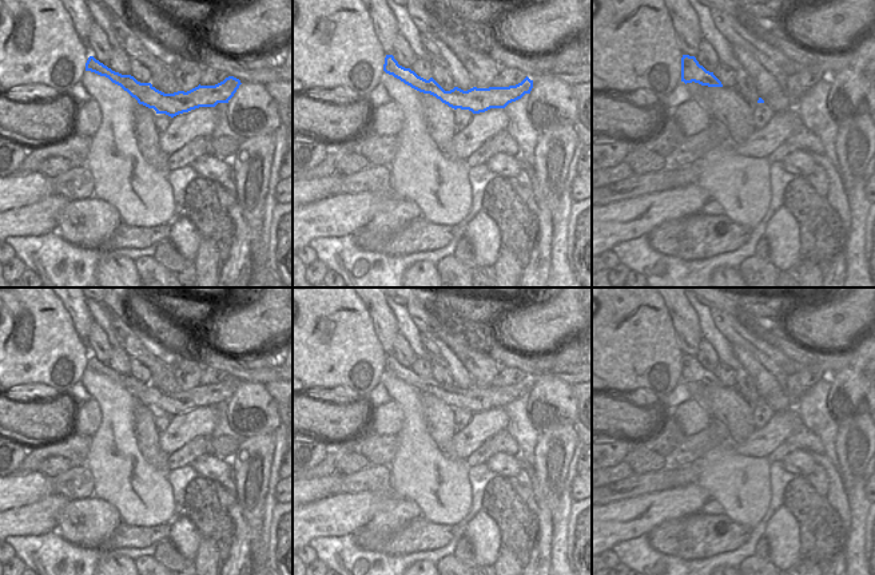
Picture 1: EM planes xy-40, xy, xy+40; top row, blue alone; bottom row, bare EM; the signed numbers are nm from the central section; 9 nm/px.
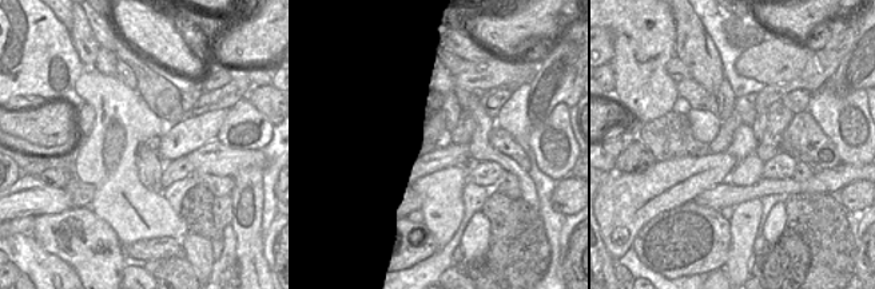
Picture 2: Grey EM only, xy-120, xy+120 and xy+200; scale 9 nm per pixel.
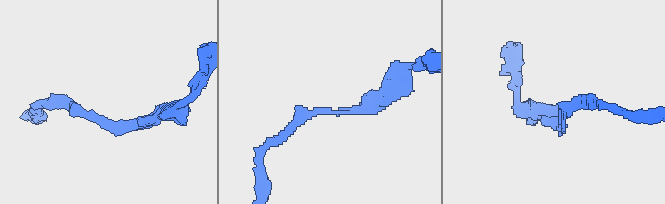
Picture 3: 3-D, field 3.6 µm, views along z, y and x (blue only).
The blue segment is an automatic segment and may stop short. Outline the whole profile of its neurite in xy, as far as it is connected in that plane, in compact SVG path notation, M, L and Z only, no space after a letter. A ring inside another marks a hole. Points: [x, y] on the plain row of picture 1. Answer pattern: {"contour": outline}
{"contour": "M386 354L383 370L419 392L435 396L454 409L469 409L473 413L485 412L490 408L505 408L525 393L530 393L533 388L533 380L526 376L521 382L509 386L473 386L468 390L454 386L450 390L445 390L433 377L426 380L410 368L399 365L393 354Z"}

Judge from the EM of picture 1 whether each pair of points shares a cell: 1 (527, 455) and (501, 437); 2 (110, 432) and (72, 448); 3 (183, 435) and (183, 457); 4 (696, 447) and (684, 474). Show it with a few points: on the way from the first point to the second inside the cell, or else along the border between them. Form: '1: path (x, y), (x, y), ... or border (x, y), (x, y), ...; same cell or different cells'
1: border (505, 429), (516, 440), (520, 455); different cells
2: border (91, 437), (88, 455), (83, 464); different cells
3: border (210, 436), (195, 436), (168, 456); different cells
4: border (692, 462), (677, 467); different cells

